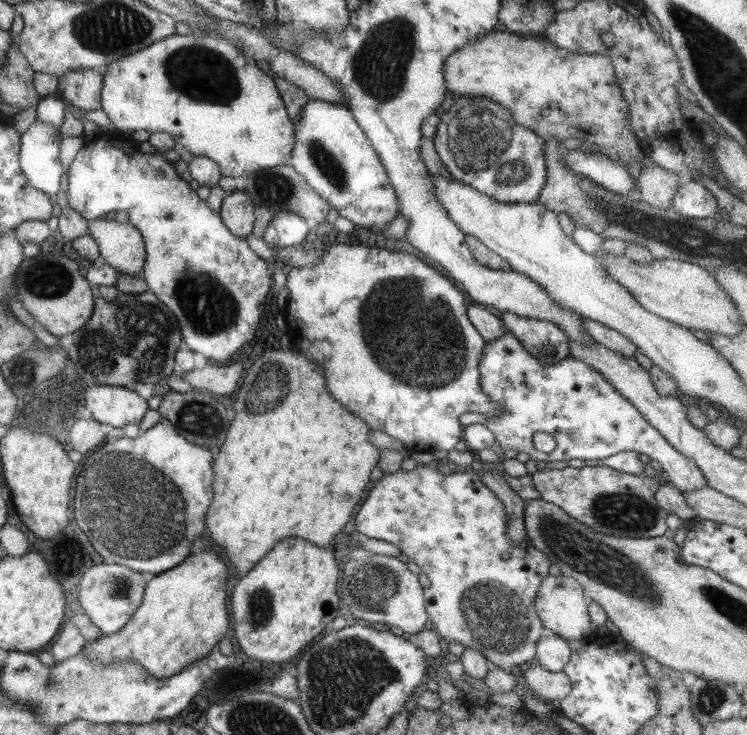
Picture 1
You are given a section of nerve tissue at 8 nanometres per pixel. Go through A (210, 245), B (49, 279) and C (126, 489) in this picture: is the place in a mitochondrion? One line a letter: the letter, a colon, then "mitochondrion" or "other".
A: other
B: mitochondrion
C: mitochondrion

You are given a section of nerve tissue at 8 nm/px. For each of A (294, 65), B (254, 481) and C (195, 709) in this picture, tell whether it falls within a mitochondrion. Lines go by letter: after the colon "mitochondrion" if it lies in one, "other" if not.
A: other
B: other
C: other

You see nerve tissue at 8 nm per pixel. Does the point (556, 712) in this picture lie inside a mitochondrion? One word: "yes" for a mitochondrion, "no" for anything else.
no

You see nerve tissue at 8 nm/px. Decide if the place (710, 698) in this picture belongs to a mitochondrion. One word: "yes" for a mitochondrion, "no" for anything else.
yes

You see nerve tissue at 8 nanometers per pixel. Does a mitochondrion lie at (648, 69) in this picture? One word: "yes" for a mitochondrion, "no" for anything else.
yes

